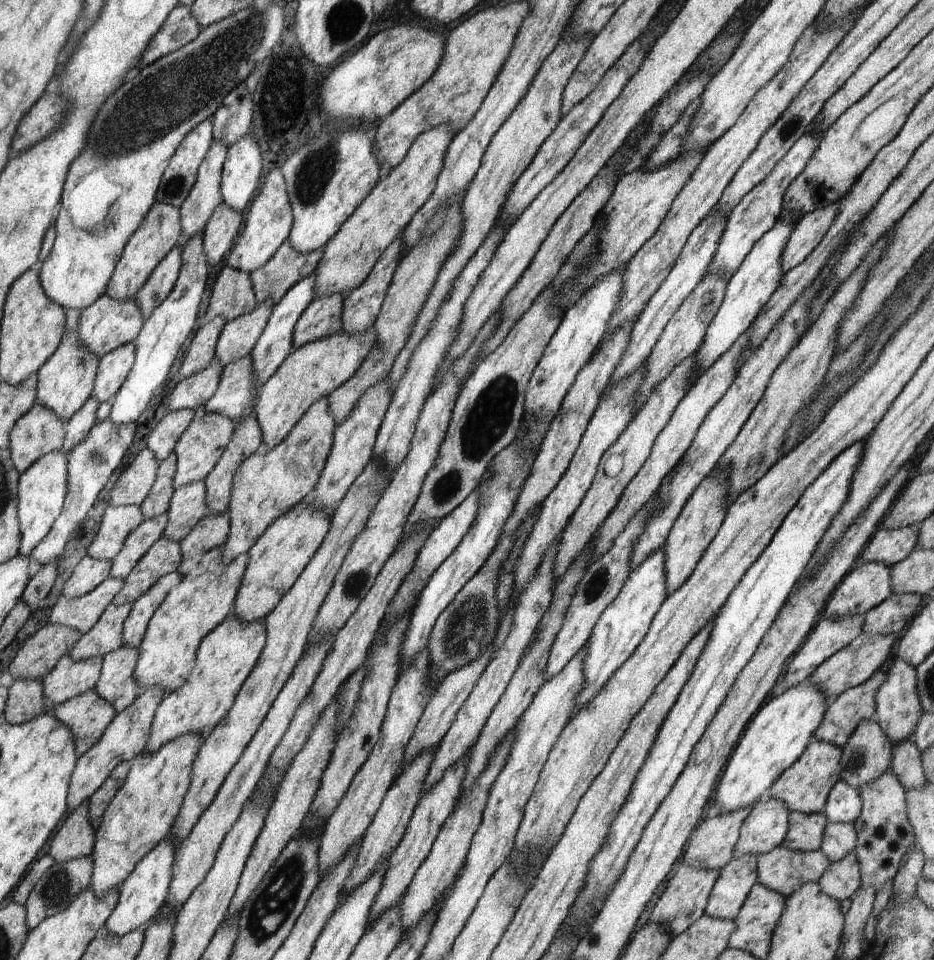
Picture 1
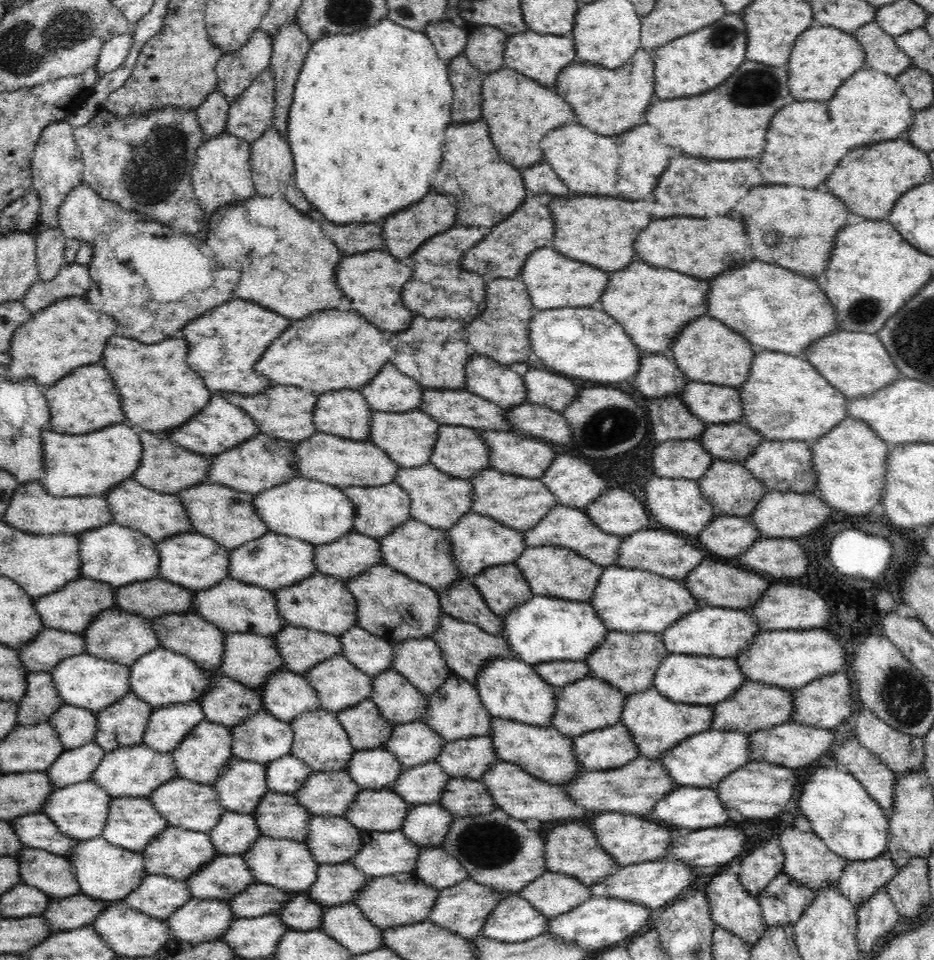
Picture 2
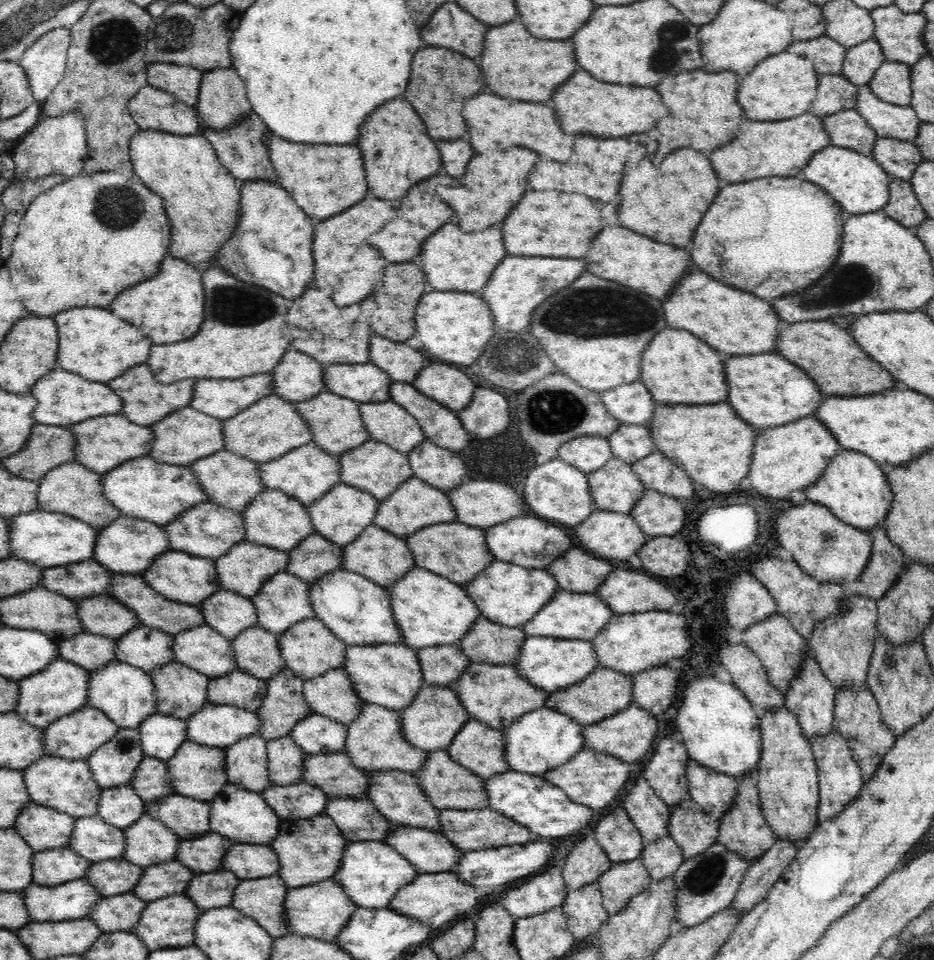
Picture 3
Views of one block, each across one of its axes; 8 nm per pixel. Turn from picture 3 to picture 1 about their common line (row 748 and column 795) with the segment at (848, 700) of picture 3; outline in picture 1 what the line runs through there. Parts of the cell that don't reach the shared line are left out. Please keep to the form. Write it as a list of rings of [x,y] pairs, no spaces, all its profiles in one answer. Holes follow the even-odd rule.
[[[782,844],[766,854],[757,855],[757,880],[758,883],[776,891],[785,898],[804,883],[817,883],[829,864],[829,858],[820,850],[794,851]]]

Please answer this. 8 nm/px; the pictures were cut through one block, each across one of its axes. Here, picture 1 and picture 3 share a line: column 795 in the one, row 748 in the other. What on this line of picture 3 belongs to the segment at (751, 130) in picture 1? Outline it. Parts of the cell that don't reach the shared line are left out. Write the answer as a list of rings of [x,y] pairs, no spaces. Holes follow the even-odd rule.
[[[90,705],[80,708],[78,712],[72,712],[64,718],[54,720],[44,728],[44,749],[46,753],[65,759],[82,760],[88,758],[100,744],[112,740],[118,732],[119,726],[112,722],[104,712]]]

